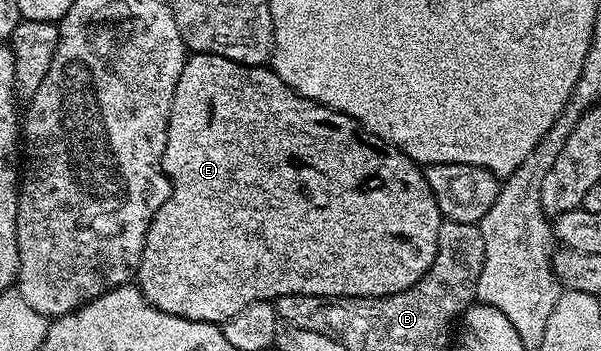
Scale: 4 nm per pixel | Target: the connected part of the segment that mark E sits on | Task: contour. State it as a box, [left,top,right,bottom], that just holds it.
[137,53,445,324]

